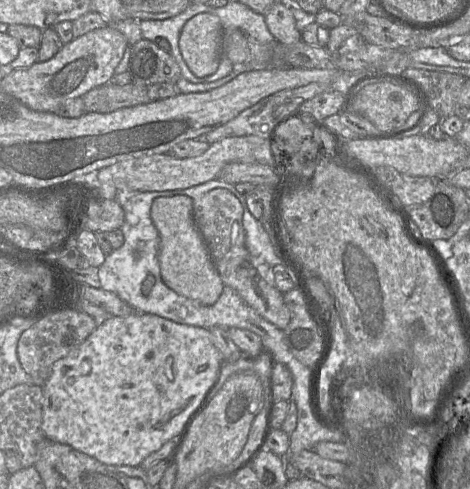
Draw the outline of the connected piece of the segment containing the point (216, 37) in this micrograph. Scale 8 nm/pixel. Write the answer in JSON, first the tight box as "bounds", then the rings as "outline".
{"bounds":[179,13,224,78],"outline":[[[199,13],[183,26],[179,48],[190,71],[203,78],[216,72],[223,56],[224,28],[217,15]]]}

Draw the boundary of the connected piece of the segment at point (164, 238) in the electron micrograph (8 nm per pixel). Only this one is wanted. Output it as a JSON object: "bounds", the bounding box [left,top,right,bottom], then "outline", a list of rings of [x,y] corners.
{"bounds":[150,195,224,306],"outline":[[[186,195],[156,198],[150,215],[160,236],[158,259],[163,282],[178,295],[204,306],[213,305],[220,297],[224,284],[194,222],[193,199]]]}

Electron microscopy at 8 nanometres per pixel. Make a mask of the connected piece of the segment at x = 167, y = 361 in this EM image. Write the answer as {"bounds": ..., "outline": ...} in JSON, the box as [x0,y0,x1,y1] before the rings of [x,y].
{"bounds":[41,312,223,466],"outline":[[[134,312],[128,316],[110,316],[98,323],[97,328],[66,357],[57,360],[49,378],[42,386],[41,429],[47,440],[67,444],[107,465],[140,466],[151,453],[159,450],[166,442],[174,439],[194,410],[203,402],[210,388],[219,378],[223,357],[211,340],[209,329],[178,324],[160,316]]]}

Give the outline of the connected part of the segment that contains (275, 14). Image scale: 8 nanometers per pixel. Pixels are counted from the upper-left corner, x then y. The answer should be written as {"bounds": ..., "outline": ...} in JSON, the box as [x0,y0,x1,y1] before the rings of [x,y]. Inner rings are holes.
{"bounds":[264,1,302,45],"outline":[[[276,1],[264,17],[269,31],[277,42],[290,45],[302,41],[301,32],[296,28],[288,2]]]}

